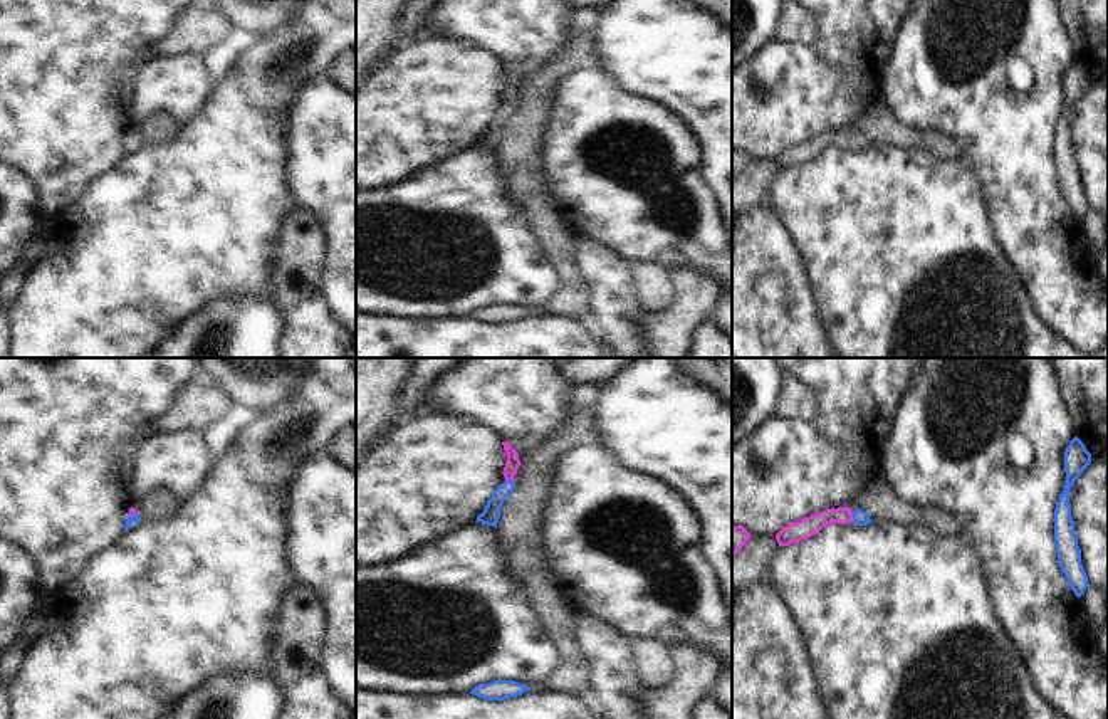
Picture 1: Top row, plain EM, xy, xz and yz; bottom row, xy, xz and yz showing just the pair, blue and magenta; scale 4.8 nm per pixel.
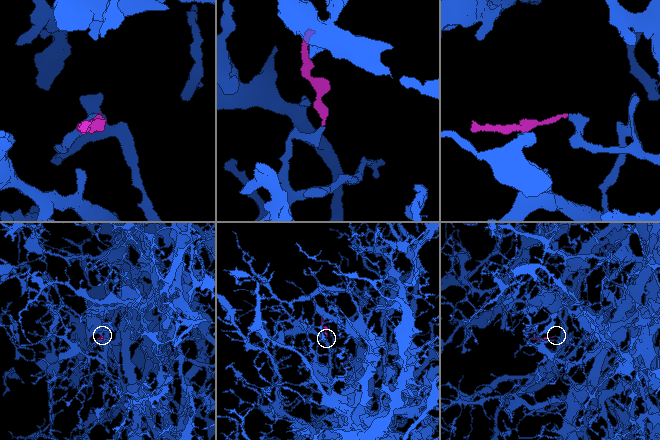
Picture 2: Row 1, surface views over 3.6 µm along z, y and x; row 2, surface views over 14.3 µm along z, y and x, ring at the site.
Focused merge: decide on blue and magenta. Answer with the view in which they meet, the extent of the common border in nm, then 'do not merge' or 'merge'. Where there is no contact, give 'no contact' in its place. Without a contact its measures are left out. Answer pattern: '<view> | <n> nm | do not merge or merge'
yz | 40 nm | merge

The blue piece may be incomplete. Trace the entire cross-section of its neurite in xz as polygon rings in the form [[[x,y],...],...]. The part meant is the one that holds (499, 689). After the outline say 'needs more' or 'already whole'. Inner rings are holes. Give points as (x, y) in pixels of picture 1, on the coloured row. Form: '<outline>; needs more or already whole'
[[[494,680],[489,684],[475,685],[470,694],[485,701],[505,701],[509,697],[517,697],[527,690],[530,690],[530,687],[515,680]]]; already whole

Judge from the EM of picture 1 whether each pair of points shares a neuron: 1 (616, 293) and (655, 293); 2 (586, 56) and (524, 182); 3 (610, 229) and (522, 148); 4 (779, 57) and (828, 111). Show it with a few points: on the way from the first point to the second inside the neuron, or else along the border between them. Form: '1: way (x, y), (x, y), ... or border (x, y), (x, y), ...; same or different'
1: border (630, 262), (635, 301), (642, 311); different
2: way (551, 78), (536, 94), (524, 131), (524, 146); same
3: border (544, 128), (544, 177), (554, 207); different
4: way (788, 71), (815, 98); same

